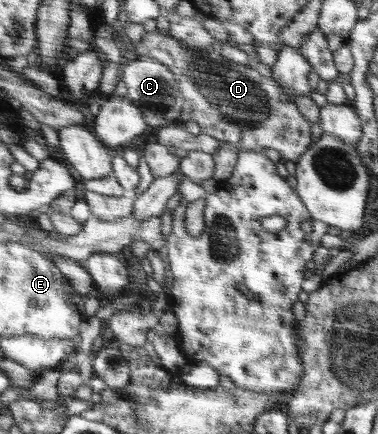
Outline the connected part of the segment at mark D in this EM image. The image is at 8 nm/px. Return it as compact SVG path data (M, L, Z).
M146 32L143 39L134 44L133 52L138 58L149 58L163 64L174 76L178 90L182 95L184 107L177 118L178 124L193 120L200 126L200 132L215 137L220 141L233 143L241 149L265 153L268 148L277 150L285 161L296 163L313 142L311 138L311 123L305 118L297 106L290 100L284 89L273 77L265 78L257 72L253 64L250 66L227 63L219 52L219 48L198 50L188 48L170 34L161 32Z

